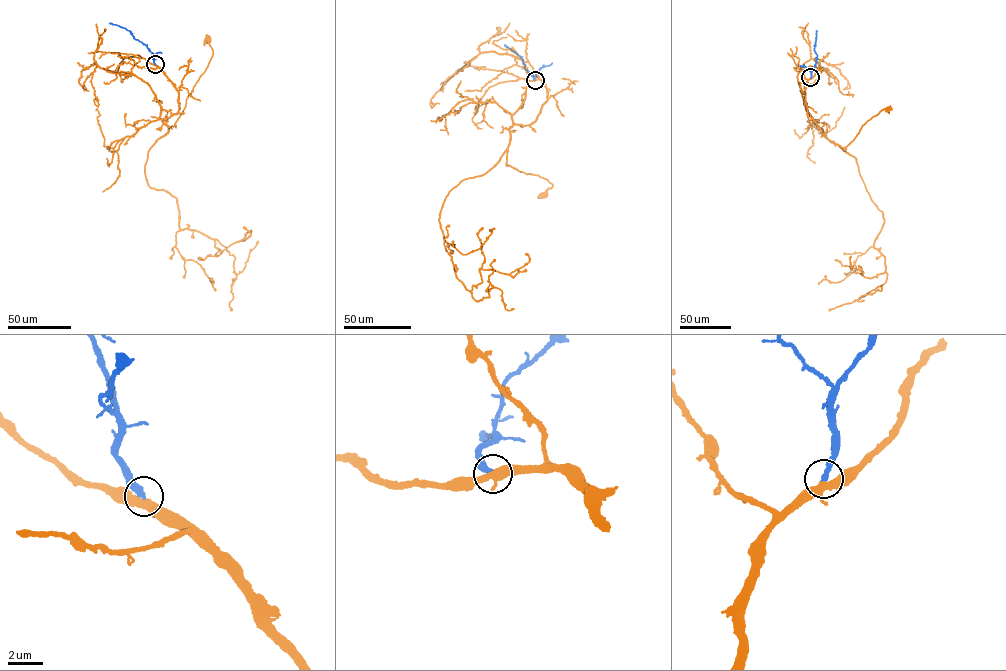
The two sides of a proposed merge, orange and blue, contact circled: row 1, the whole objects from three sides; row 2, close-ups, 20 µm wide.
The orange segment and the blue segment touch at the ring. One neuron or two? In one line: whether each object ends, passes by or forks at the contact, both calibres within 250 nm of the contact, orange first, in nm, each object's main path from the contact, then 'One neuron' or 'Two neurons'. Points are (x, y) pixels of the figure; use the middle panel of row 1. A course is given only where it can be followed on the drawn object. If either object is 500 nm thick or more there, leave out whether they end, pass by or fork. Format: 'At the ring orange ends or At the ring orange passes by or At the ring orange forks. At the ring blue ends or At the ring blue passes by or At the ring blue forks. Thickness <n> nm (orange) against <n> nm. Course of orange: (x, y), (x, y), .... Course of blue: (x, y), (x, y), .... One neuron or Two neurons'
At the ring orange forks. At the ring blue ends. Thickness 340 nm (orange) against 340 nm. Course of orange: (535, 80), (545, 85), (547, 98), (532, 123), (510, 129), (506, 164), (545, 178), (552, 187), (544, 195). Course of blue: (535, 80), (525, 69), (523, 60), (504, 45). One neuron

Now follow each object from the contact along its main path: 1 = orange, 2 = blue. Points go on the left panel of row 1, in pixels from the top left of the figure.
1: (155, 65), (178, 91), (178, 112), (166, 117), (163, 123), (171, 127), (212, 57), (208, 39)
2: (155, 65), (145, 45), (129, 31), (109, 23)

